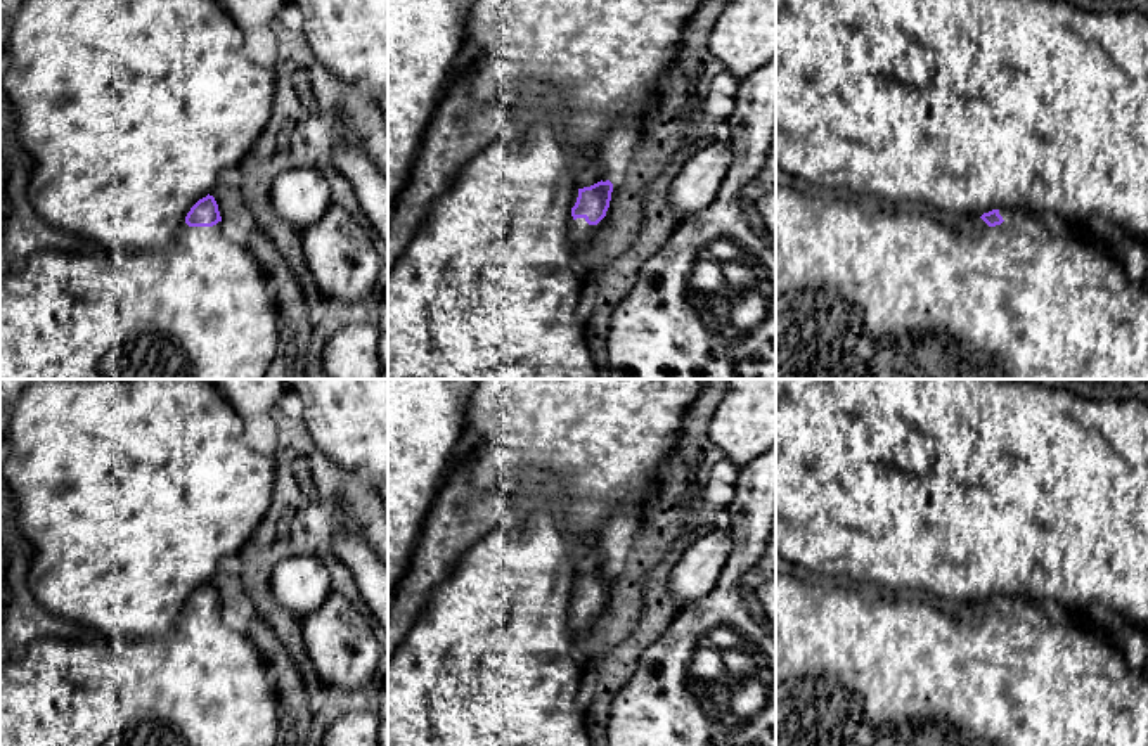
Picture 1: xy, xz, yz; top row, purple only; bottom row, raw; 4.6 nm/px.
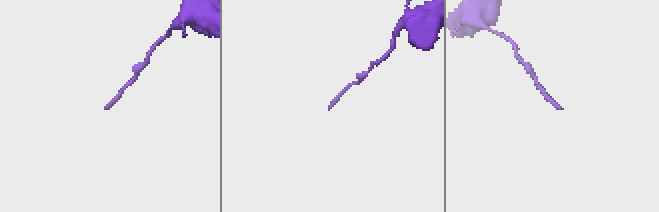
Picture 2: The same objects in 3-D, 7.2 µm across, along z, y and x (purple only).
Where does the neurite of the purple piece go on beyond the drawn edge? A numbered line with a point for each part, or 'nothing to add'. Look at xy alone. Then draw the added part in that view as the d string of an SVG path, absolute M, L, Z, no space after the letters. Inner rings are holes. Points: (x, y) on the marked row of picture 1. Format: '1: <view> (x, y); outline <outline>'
1: xy (199, 308); outline M182 220L171 242L152 253L126 256L40 251L0 277L0 379L263 379L277 355L281 317L261 267L223 222L189 227Z

